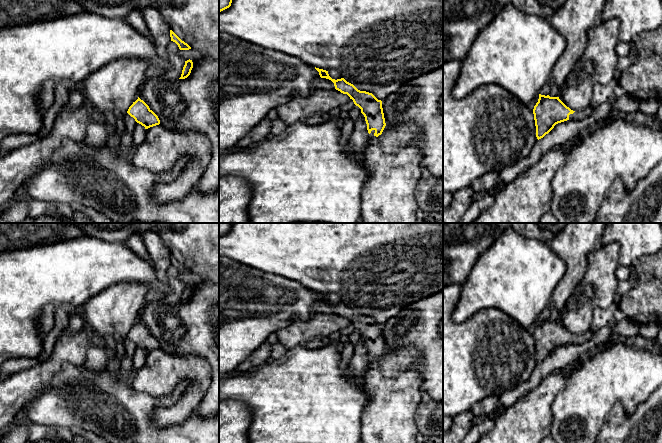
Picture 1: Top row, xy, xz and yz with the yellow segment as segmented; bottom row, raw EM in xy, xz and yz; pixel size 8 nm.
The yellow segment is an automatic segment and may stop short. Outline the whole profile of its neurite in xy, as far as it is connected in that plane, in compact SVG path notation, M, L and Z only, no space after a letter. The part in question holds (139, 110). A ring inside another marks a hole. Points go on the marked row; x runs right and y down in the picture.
M139 97L129 107L127 113L131 117L133 117L137 123L144 126L145 129L148 129L150 127L160 124L160 120L159 120L158 116Z

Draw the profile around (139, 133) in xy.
M137 123L132 133L132 140L135 147L141 145L145 141L145 138L146 138L145 127Z

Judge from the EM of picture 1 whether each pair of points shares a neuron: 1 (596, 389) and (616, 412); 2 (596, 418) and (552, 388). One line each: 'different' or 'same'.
1: different
2: different

